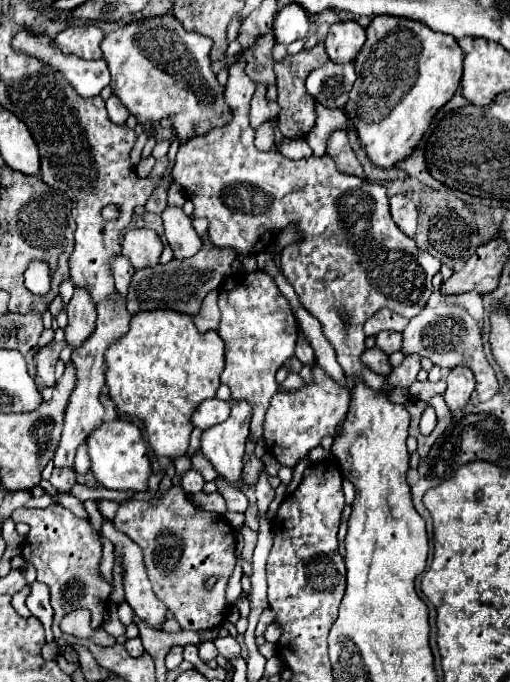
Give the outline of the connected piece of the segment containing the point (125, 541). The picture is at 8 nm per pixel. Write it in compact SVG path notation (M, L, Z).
M104 519L100 533L116 545L116 551L122 553L122 563L126 569L126 575L124 575L126 603L134 609L134 613L140 619L146 619L150 627L160 629L164 623L166 605L158 601L158 597L152 591L152 585L144 569L144 561L142 561L142 549L132 539L124 537L124 533L116 531L112 521Z

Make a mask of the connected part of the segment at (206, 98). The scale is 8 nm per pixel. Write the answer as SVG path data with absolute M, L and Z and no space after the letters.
M170 13L130 23L124 29L108 33L102 41L104 59L112 75L112 83L110 83L112 91L130 109L130 113L136 115L136 119L142 123L146 133L156 131L158 141L162 139L170 141L172 127L176 129L180 141L188 141L196 135L208 133L212 127L220 127L230 121L232 111L224 103L224 89L218 85L216 75L210 69L210 59L208 59L210 47L212 41L208 37L200 33L184 31L182 25Z

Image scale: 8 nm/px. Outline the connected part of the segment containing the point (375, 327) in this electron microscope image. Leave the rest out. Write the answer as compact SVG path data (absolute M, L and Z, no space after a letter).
M382 309L382 311L374 313L374 315L364 323L364 333L366 333L366 337L378 335L380 331L386 331L386 329L402 333L406 325L408 325L408 319L396 315L396 313L392 313L392 311L388 311L388 309Z

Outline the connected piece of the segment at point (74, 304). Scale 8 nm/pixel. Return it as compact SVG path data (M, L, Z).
M76 289L68 303L68 327L64 329L66 345L72 347L72 351L80 349L82 343L94 333L94 321L96 307L88 301L88 293L84 293L84 289Z

